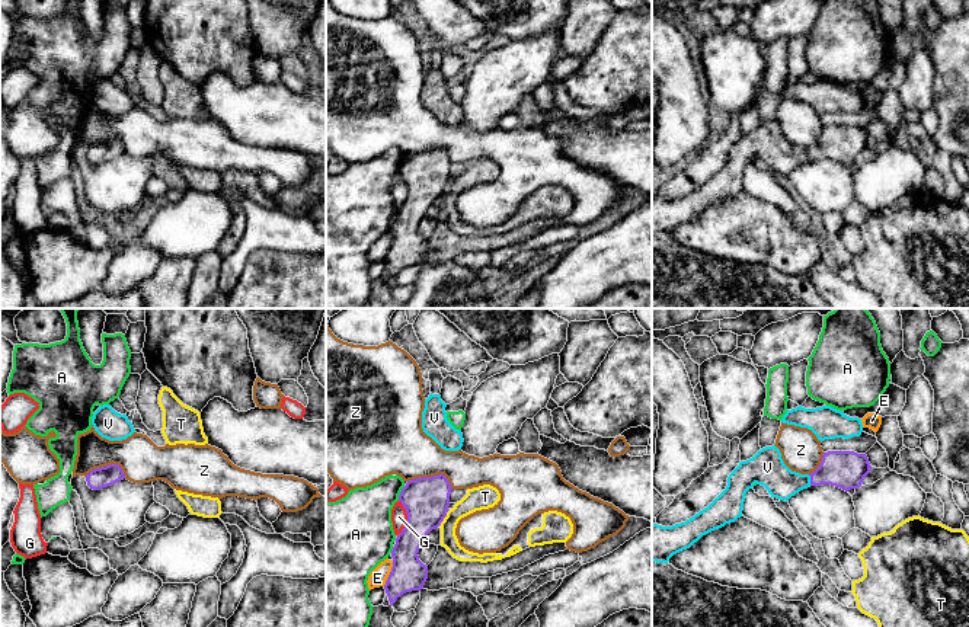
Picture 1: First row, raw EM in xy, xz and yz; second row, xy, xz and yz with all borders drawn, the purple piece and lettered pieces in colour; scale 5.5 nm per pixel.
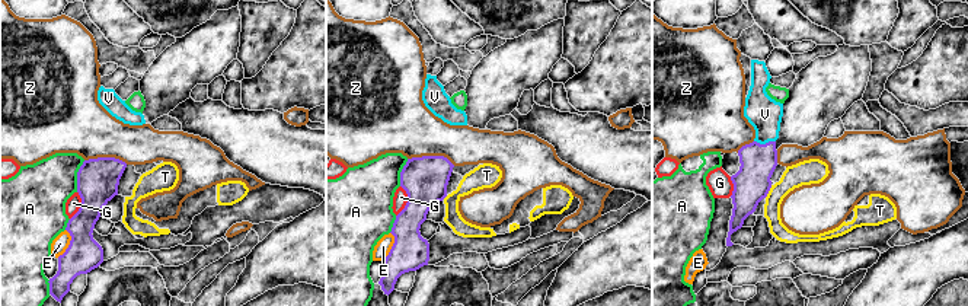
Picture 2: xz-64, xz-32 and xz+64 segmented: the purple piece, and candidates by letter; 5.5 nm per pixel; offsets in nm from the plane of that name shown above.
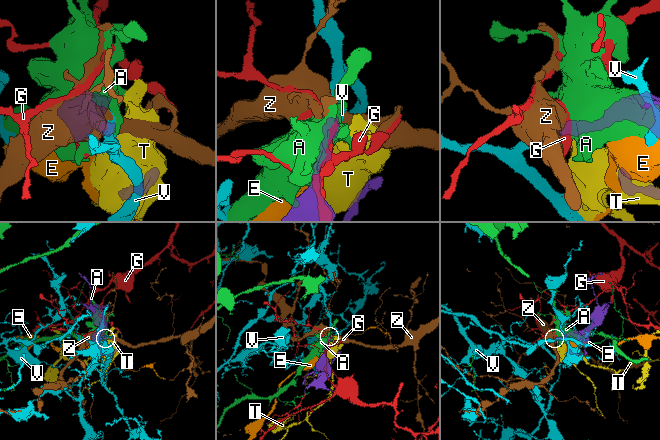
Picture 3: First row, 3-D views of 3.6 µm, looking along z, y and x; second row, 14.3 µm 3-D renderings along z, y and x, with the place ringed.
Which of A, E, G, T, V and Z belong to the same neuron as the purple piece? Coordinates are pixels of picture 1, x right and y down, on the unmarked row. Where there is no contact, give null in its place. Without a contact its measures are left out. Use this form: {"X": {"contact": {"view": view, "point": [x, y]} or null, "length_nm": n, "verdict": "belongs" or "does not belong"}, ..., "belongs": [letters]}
{"A": {"contact": {"view": "xz", "point": [400, 168]}, "length_nm": 90, "verdict": "does not belong"}, "E": {"contact": {"view": "xz", "point": [390, 248]}, "length_nm": 150, "verdict": "does not belong"}, "G": {"contact": {"view": "xz", "point": [408, 192]}, "length_nm": 200, "verdict": "does not belong"}, "T": {"contact": {"view": "xz", "point": [444, 191]}, "length_nm": 120, "verdict": "does not belong"}, "V": {"contact": {"view": "yz", "point": [811, 154]}, "length_nm": 70, "verdict": "belongs"}, "Z": {"contact": {"view": "xz", "point": [432, 150]}, "length_nm": 260, "verdict": "does not belong"}, "belongs": ["V"]}

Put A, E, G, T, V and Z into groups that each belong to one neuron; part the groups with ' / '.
A / E / G / T / V / Z

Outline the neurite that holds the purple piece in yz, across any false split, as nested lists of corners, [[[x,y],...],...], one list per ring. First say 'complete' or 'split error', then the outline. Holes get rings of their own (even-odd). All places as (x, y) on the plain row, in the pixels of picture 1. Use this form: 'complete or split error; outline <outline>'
split error; outline [[[775,119],[765,121],[752,132],[741,135],[729,148],[726,163],[693,192],[672,201],[652,198],[652,236],[668,237],[703,209],[741,192],[745,169],[755,157],[764,160],[771,172],[787,176],[810,160],[831,159],[845,166],[858,163],[870,143],[866,128],[828,125],[813,147],[800,148],[784,138]]]

